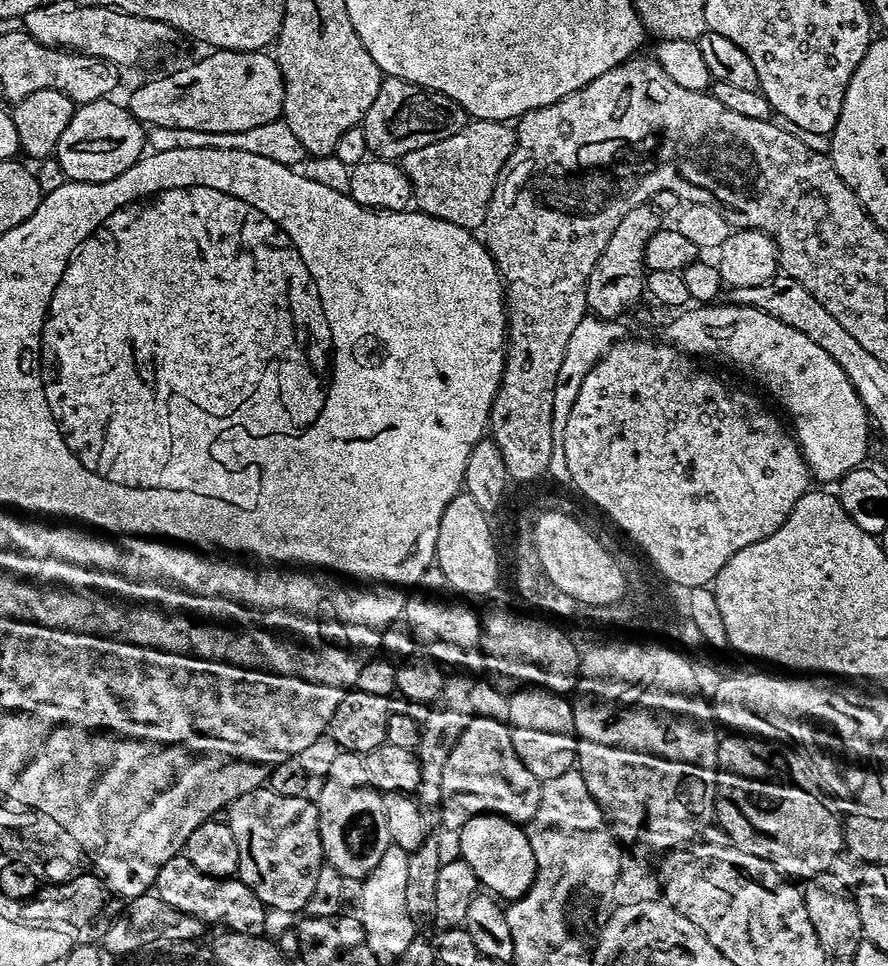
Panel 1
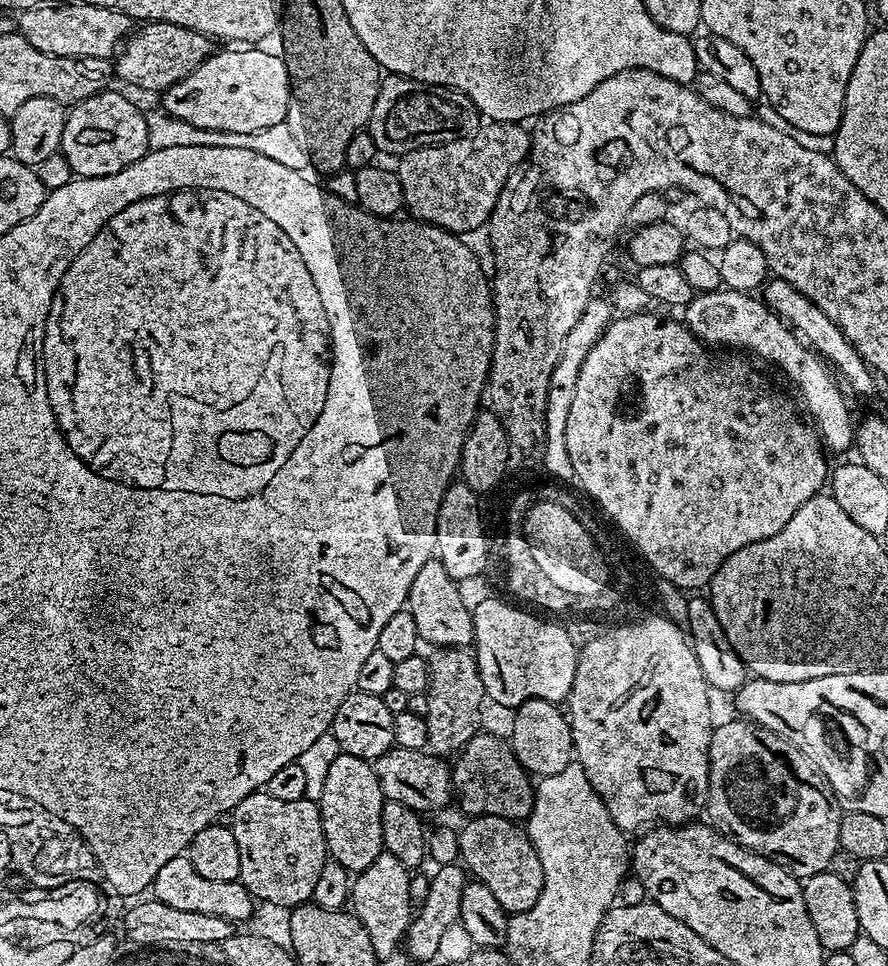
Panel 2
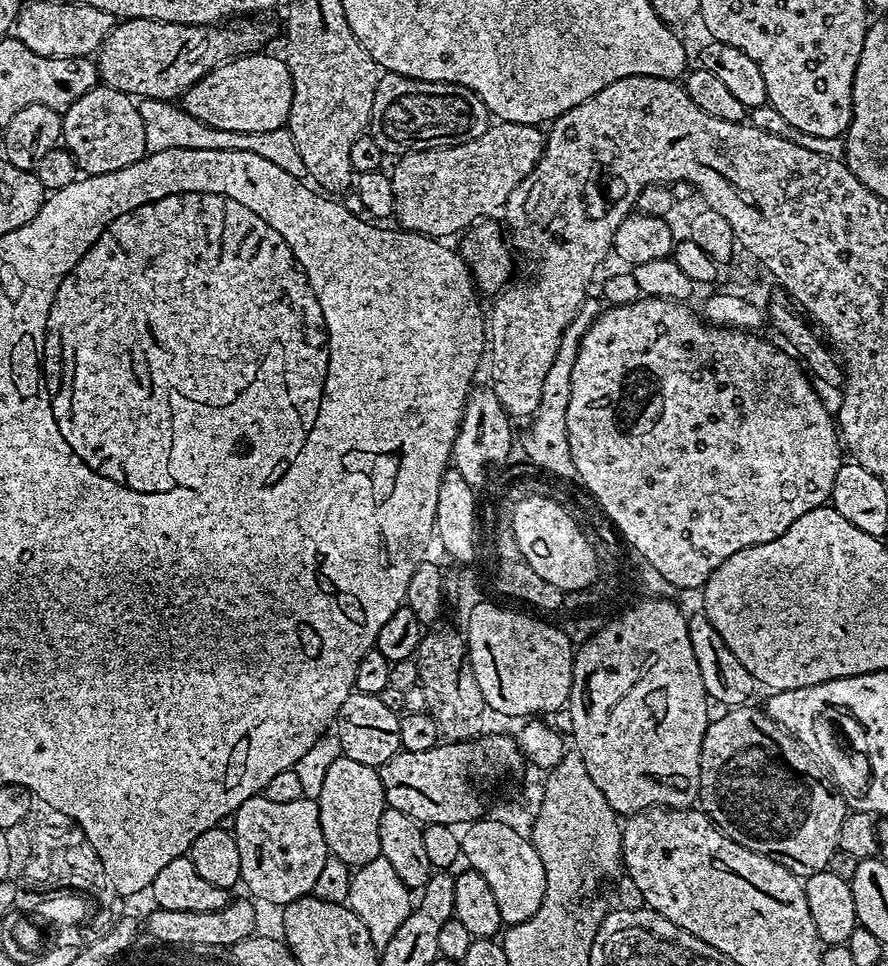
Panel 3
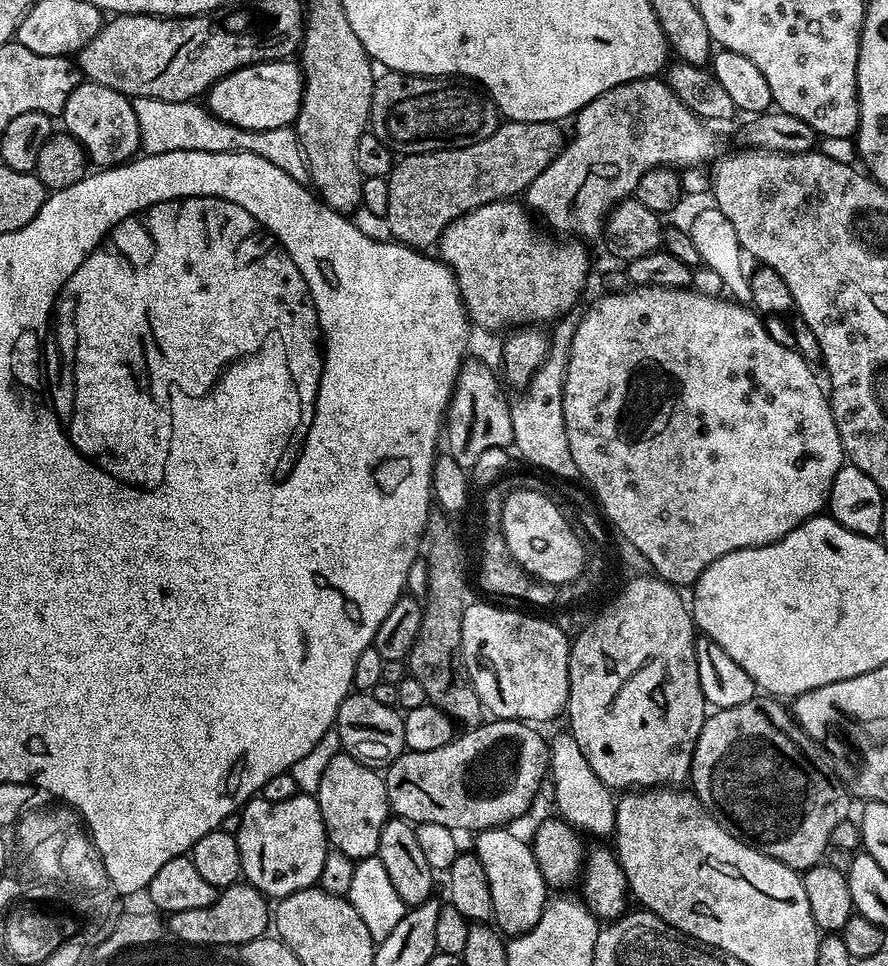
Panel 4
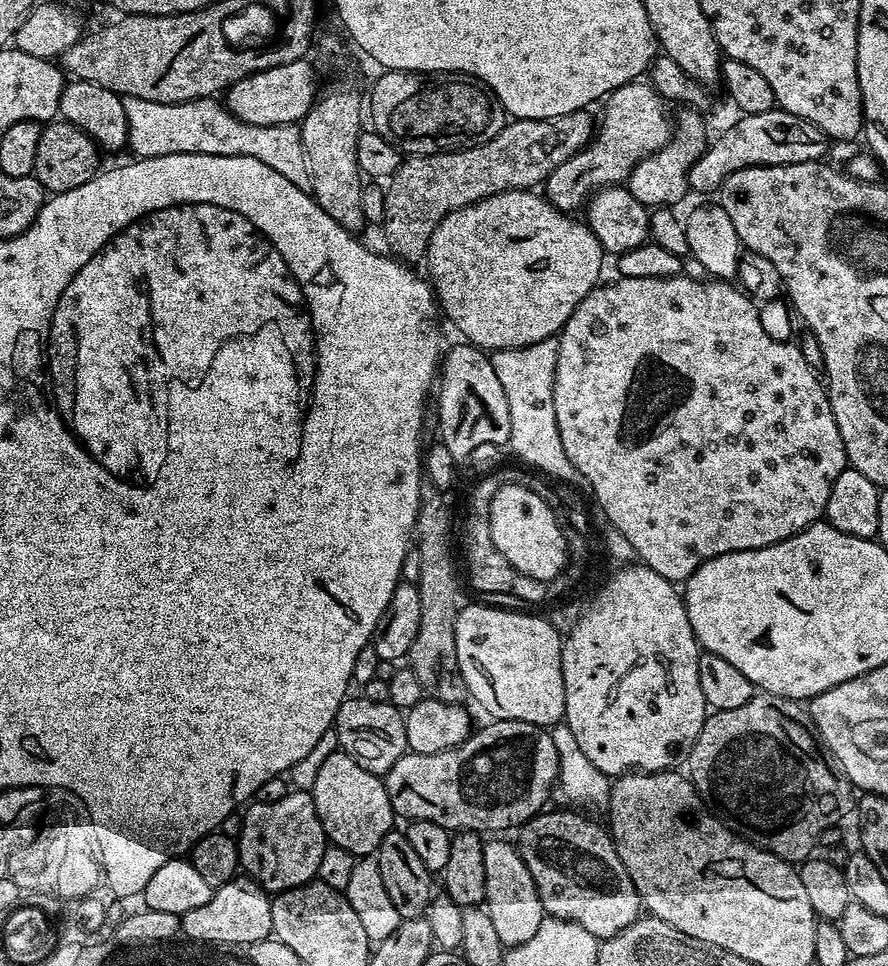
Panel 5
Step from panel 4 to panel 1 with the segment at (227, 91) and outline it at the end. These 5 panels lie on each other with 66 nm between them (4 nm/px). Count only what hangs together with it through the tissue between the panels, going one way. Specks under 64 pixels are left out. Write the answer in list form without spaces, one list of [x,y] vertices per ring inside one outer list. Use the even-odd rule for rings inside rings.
[[[212,50],[201,60],[196,60],[193,64],[188,64],[185,68],[180,68],[177,72],[172,72],[169,76],[160,76],[157,80],[148,80],[145,84],[140,84],[126,99],[126,106],[138,118],[140,123],[153,128],[177,128],[178,130],[202,130],[203,132],[217,132],[218,134],[230,134],[238,130],[254,130],[254,126],[266,126],[266,122],[274,122],[281,119],[284,110],[284,79],[276,65],[275,55],[267,51],[258,52],[225,52],[223,50]]]

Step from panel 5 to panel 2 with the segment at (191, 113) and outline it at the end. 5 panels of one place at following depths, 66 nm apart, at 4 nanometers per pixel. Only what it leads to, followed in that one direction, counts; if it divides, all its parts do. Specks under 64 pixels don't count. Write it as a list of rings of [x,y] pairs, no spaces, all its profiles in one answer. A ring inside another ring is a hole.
[[[163,110],[149,111],[148,118],[148,146],[153,152],[170,150],[170,146],[222,146],[223,148],[237,148],[244,153],[262,154],[266,158],[274,158],[274,162],[282,162],[282,166],[290,166],[290,170],[304,172],[309,167],[308,155],[302,146],[290,134],[287,122],[278,126],[266,126],[266,130],[254,130],[254,134],[234,134],[233,132],[219,132],[218,130],[202,130],[198,126],[190,126],[190,122],[182,122]]]

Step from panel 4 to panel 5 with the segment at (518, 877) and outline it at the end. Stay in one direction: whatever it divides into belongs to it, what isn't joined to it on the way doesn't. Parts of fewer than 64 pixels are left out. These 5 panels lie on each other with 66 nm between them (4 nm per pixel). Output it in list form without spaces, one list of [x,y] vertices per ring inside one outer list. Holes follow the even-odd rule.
[[[504,838],[489,839],[484,846],[484,865],[486,894],[483,907],[488,909],[498,938],[504,943],[505,949],[530,942],[538,926],[542,926],[546,919],[546,913],[538,898],[534,878],[530,878],[530,870],[526,870],[526,862],[522,862],[519,847],[515,843],[507,844]]]

